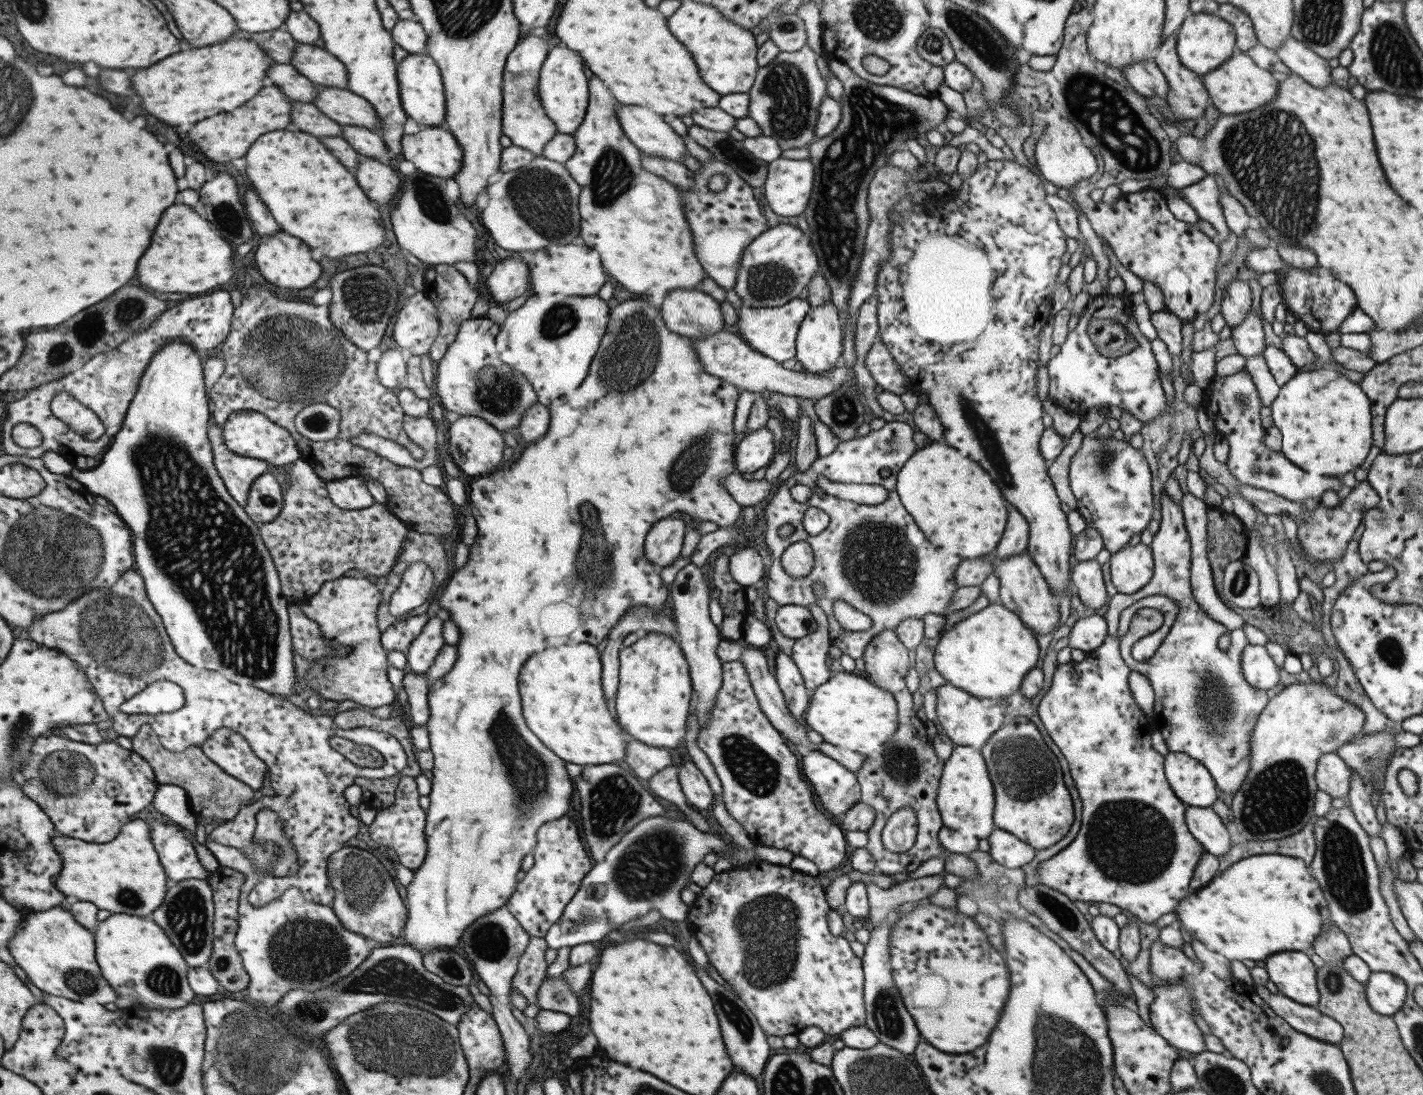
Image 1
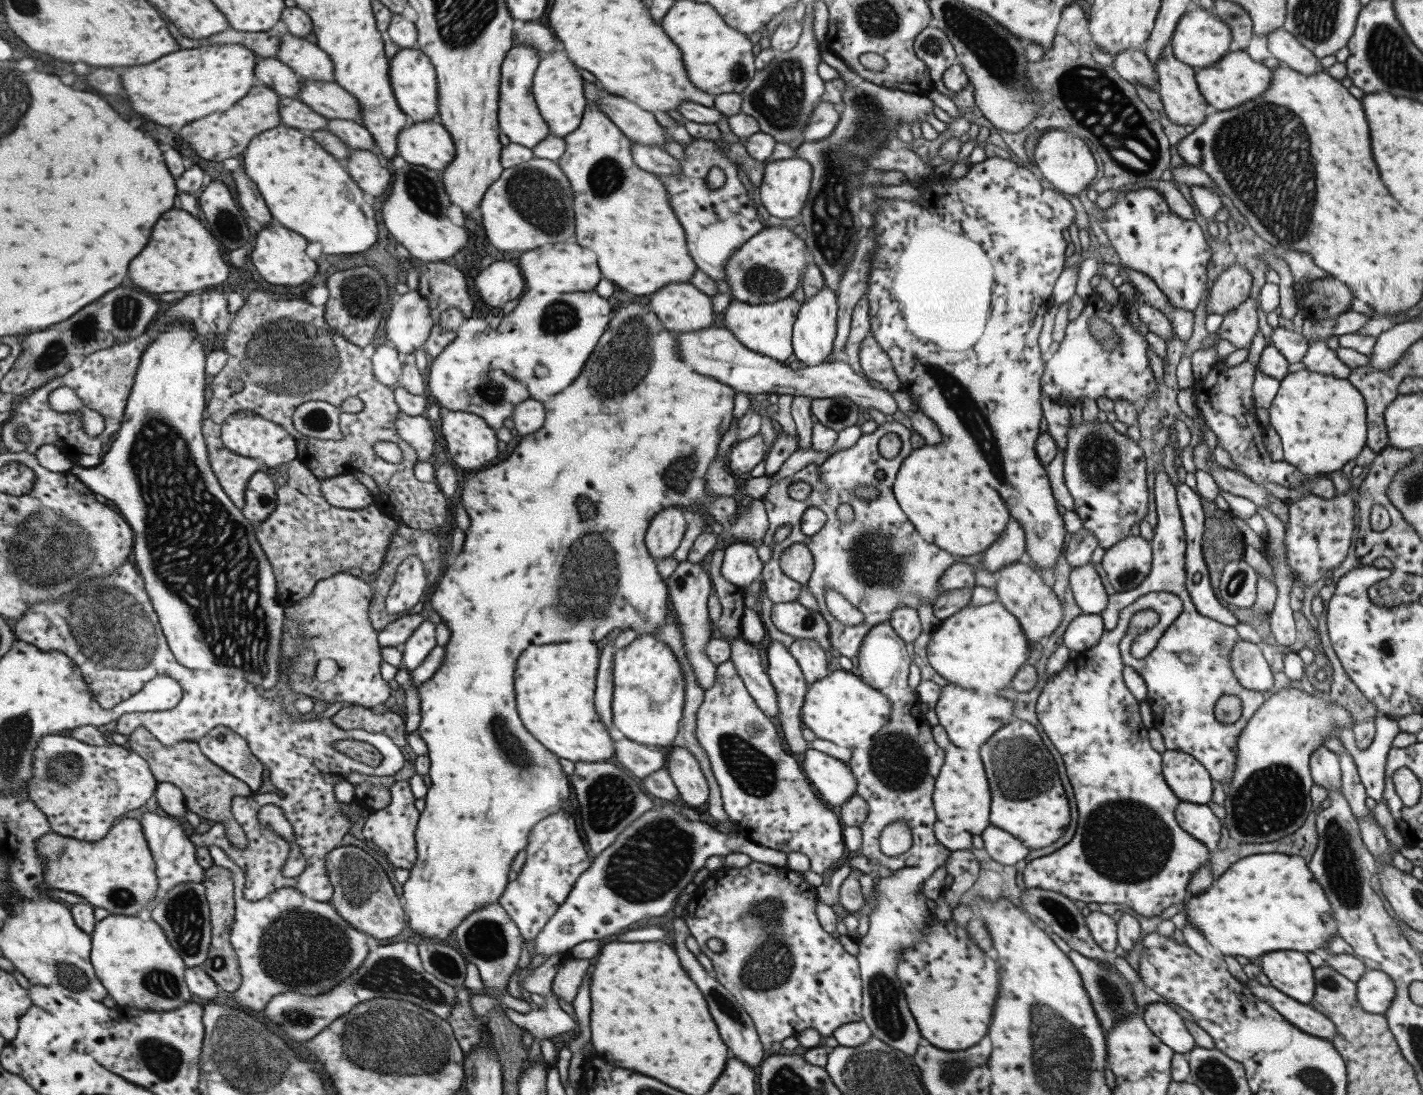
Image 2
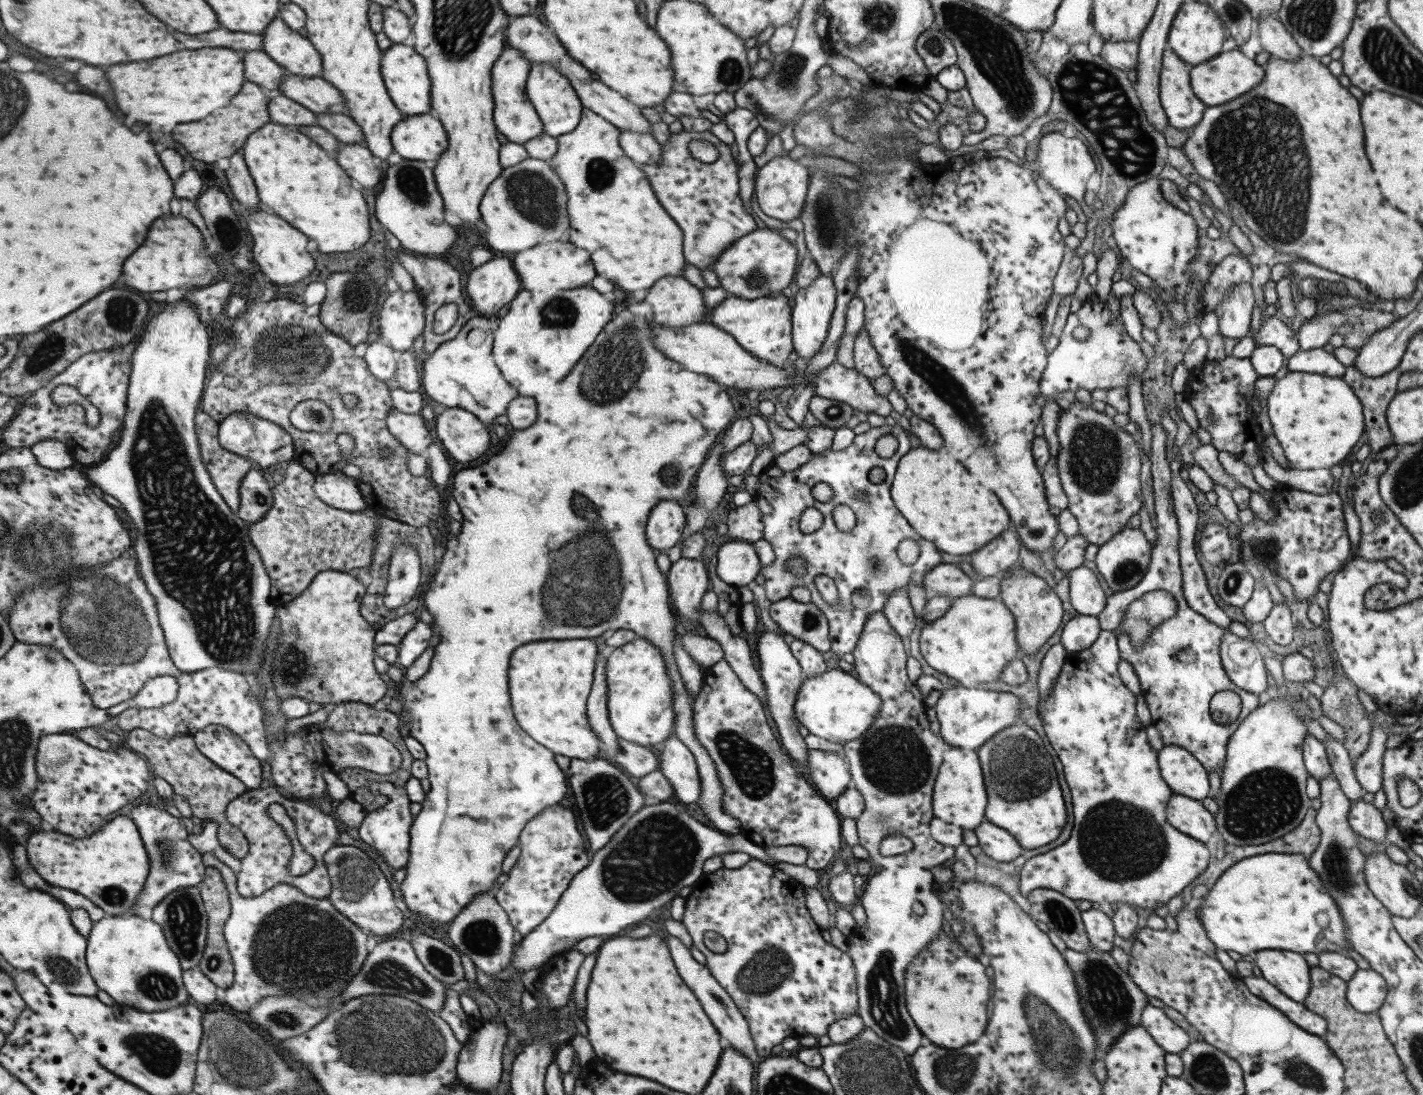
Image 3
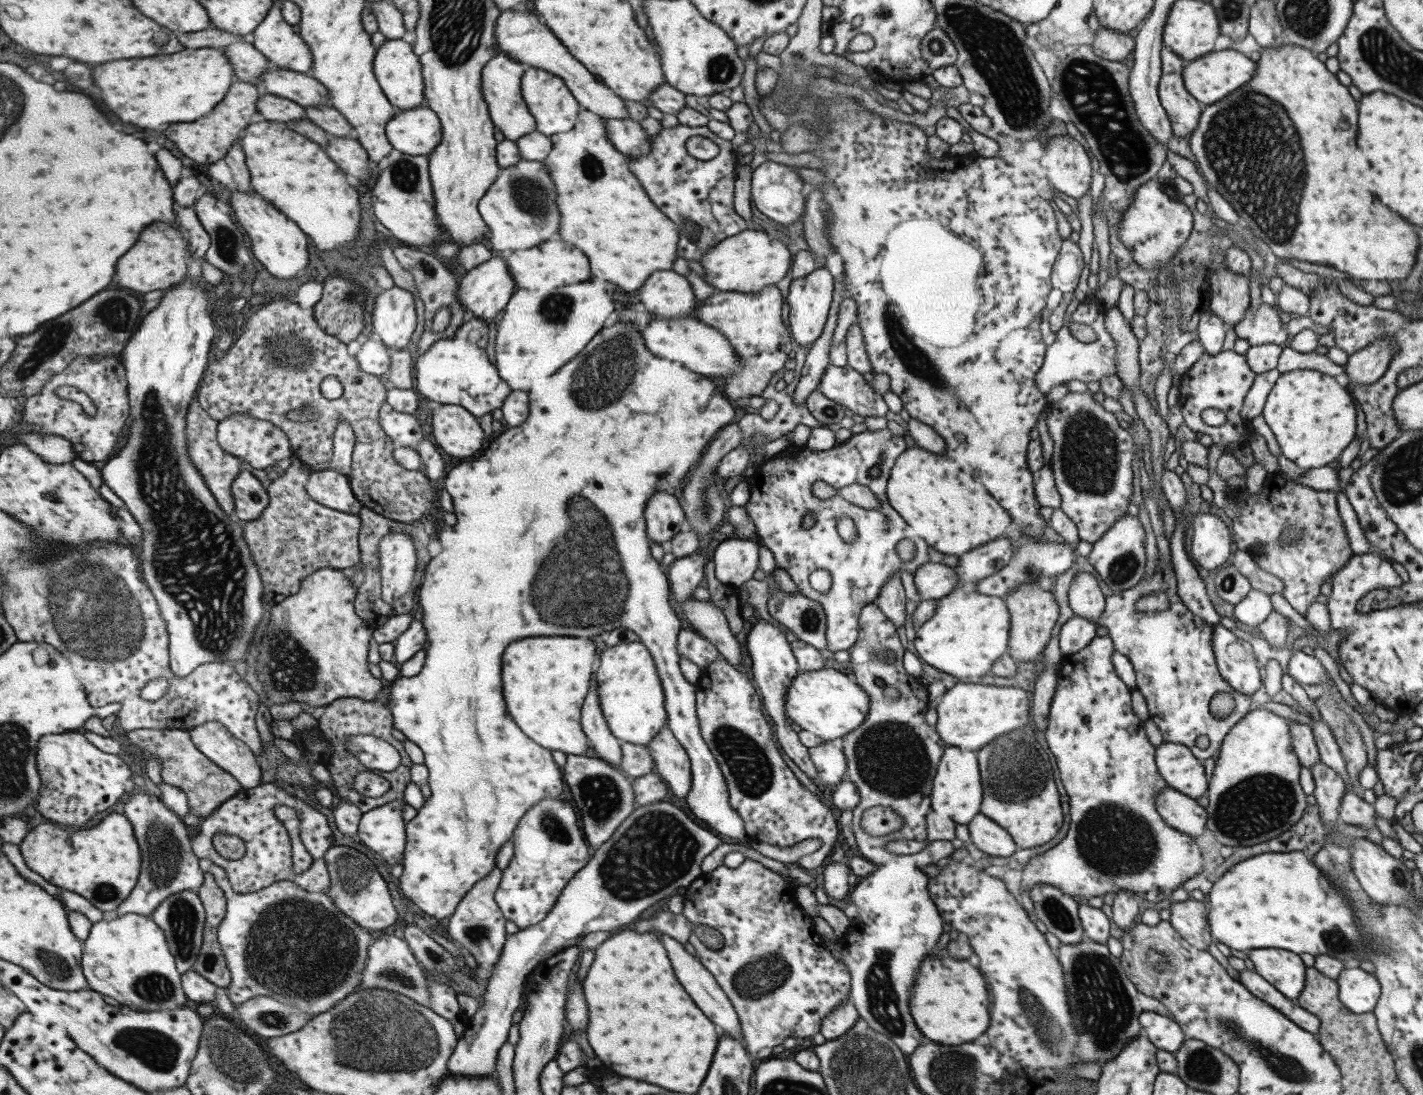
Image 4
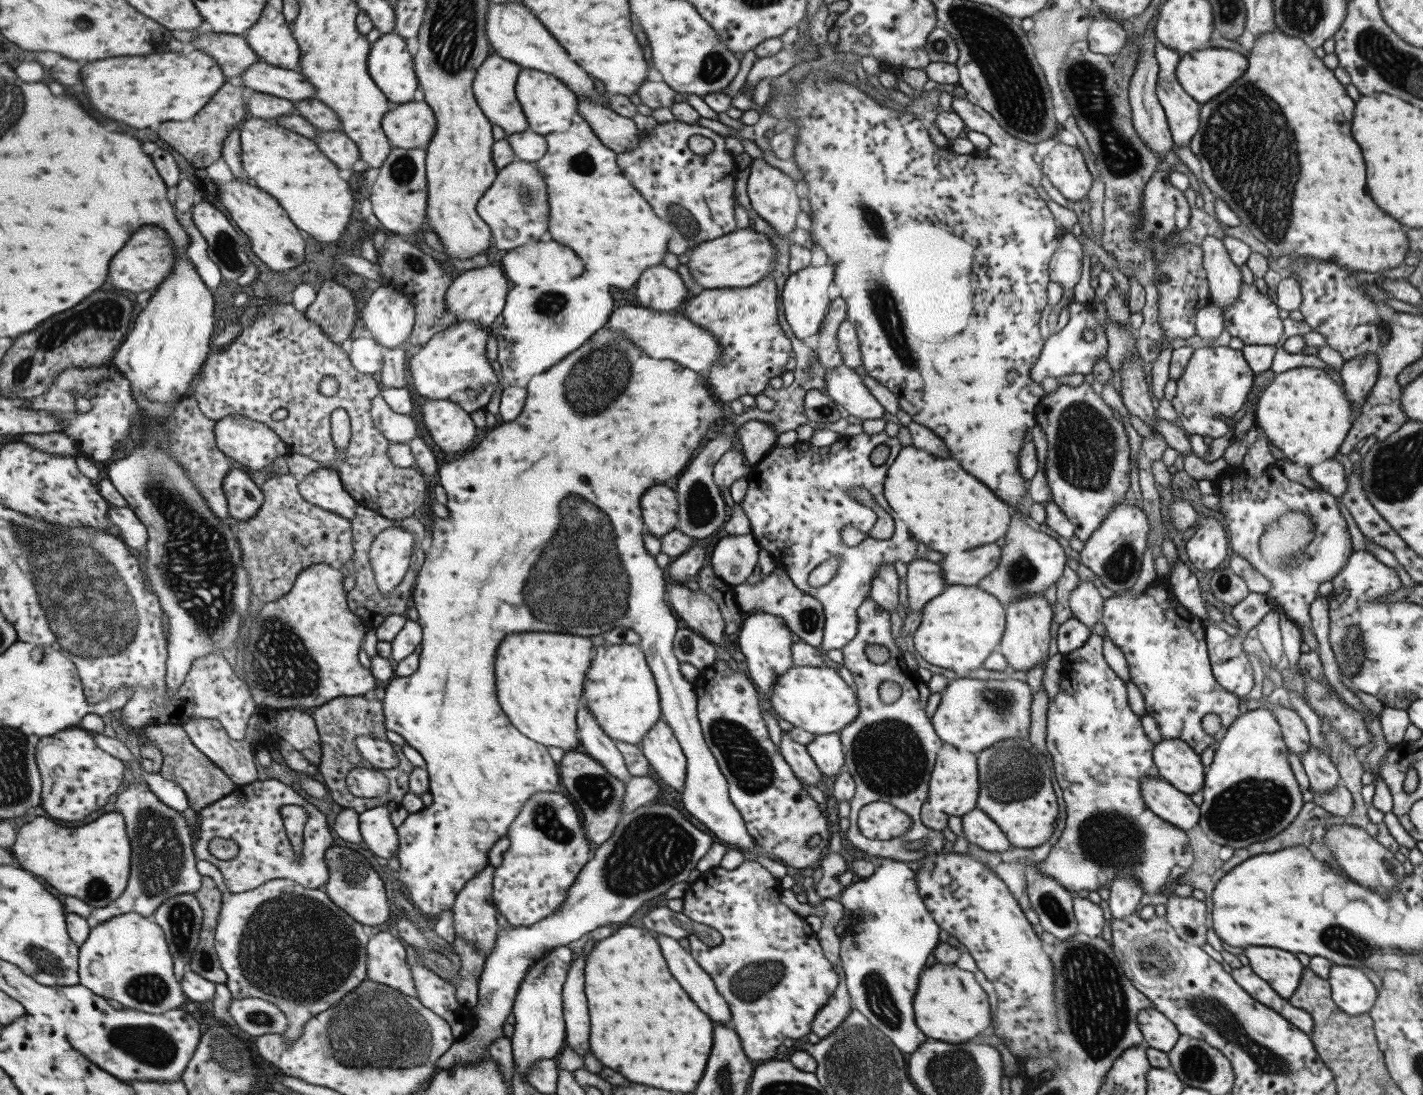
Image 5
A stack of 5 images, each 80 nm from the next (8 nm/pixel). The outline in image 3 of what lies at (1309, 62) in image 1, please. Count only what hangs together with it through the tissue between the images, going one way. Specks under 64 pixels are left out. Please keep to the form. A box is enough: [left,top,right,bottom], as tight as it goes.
[1257,15,1303,61]

